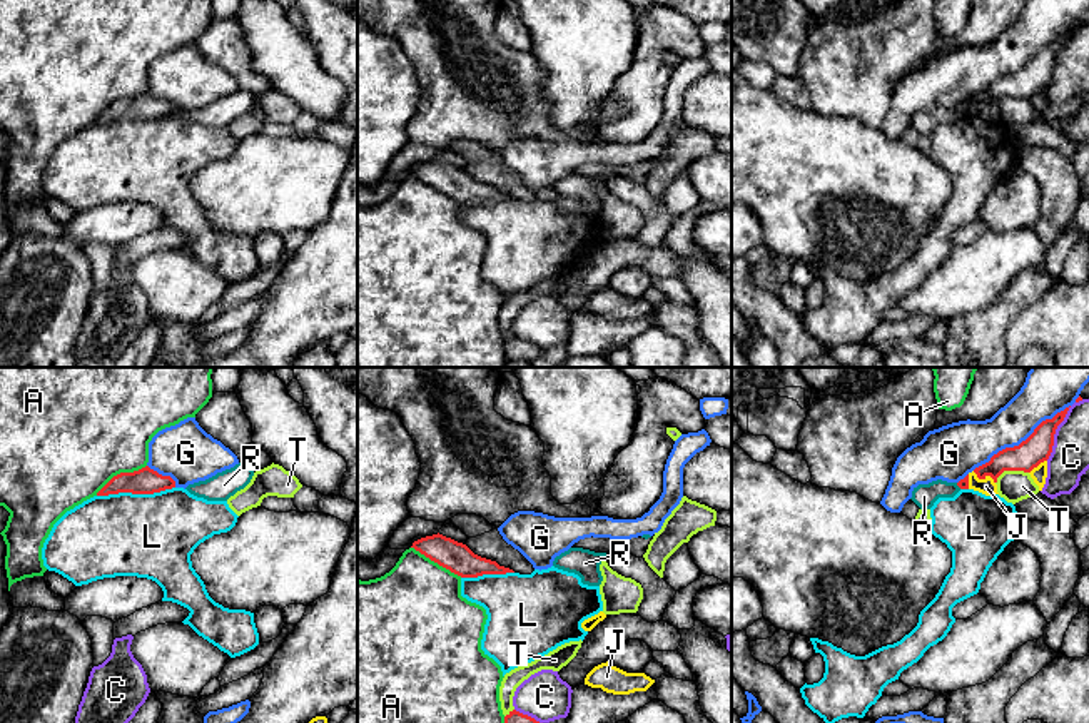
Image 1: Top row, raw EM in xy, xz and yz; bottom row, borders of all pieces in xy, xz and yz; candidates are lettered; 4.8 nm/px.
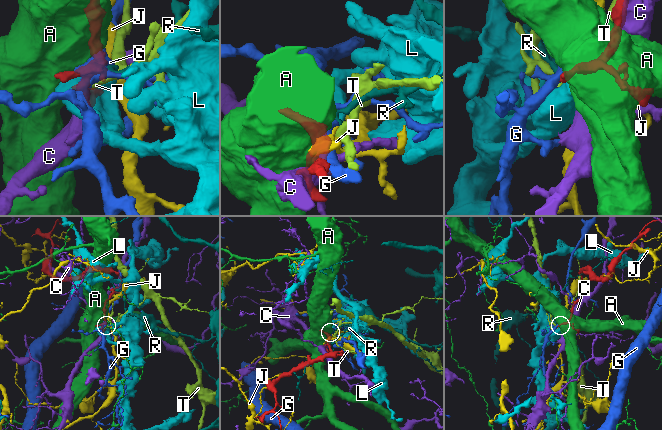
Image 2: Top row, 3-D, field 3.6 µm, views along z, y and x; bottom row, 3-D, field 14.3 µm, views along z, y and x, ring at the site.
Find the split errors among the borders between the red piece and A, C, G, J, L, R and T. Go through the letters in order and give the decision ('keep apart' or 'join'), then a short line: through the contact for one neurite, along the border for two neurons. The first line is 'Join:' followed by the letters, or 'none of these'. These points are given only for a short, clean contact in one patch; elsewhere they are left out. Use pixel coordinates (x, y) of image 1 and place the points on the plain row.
Join: none of these
A: keep apart
C: keep apart
G: keep apart
J: keep apart
L: keep apart
R: keep apart; line yz (956, 109), (961, 114)
T: keep apart

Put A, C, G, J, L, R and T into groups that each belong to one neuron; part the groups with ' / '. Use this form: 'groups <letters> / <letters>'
groups A / C / G / J / L / R / T

